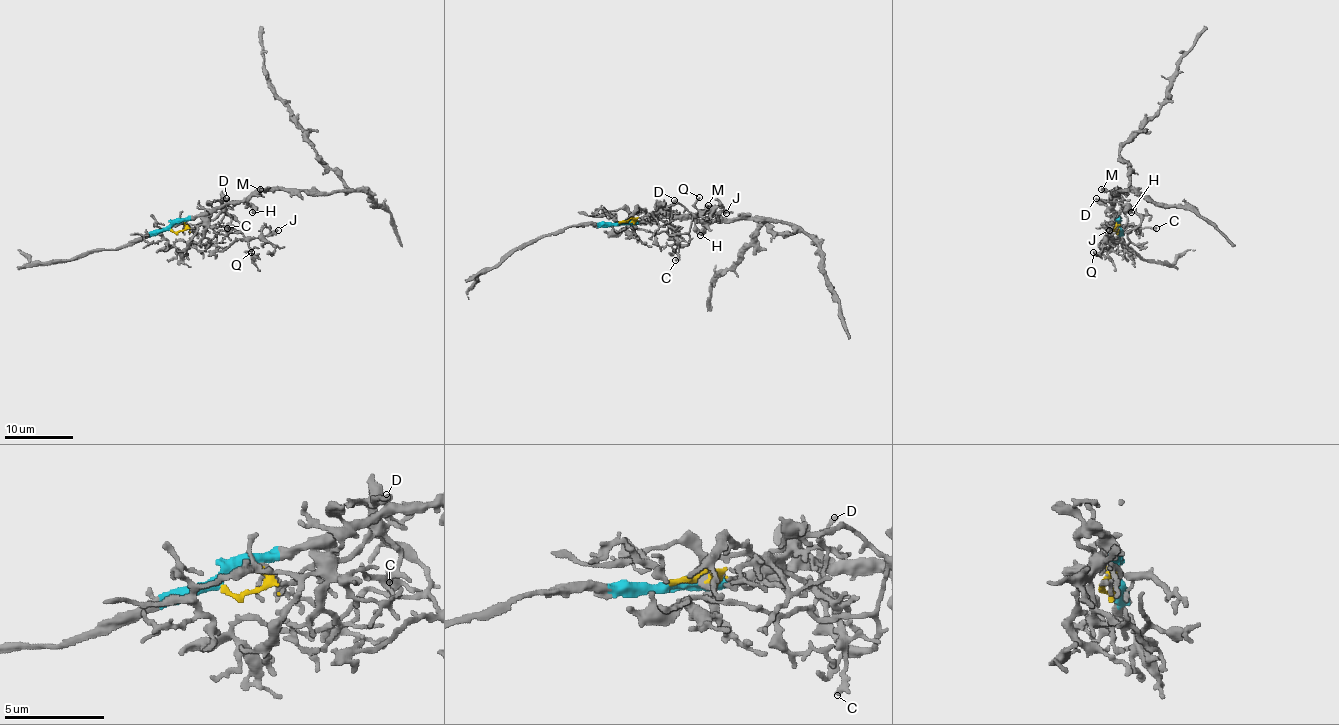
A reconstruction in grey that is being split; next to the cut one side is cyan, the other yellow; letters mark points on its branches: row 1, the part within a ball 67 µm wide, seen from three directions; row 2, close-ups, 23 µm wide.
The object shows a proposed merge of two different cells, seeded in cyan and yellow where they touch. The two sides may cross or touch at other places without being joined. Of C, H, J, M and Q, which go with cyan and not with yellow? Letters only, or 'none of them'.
H, M

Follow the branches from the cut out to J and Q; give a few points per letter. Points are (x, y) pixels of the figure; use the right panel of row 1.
J: (1119, 228), (1114, 230), (1119, 225), (1114, 221), (1109, 225), (1129, 231), (1112, 237), (1109, 230)
Q: (1119, 228), (1114, 230), (1119, 225), (1114, 221), (1109, 225), (1121, 225), (1129, 231), (1099, 254), (1094, 252)

